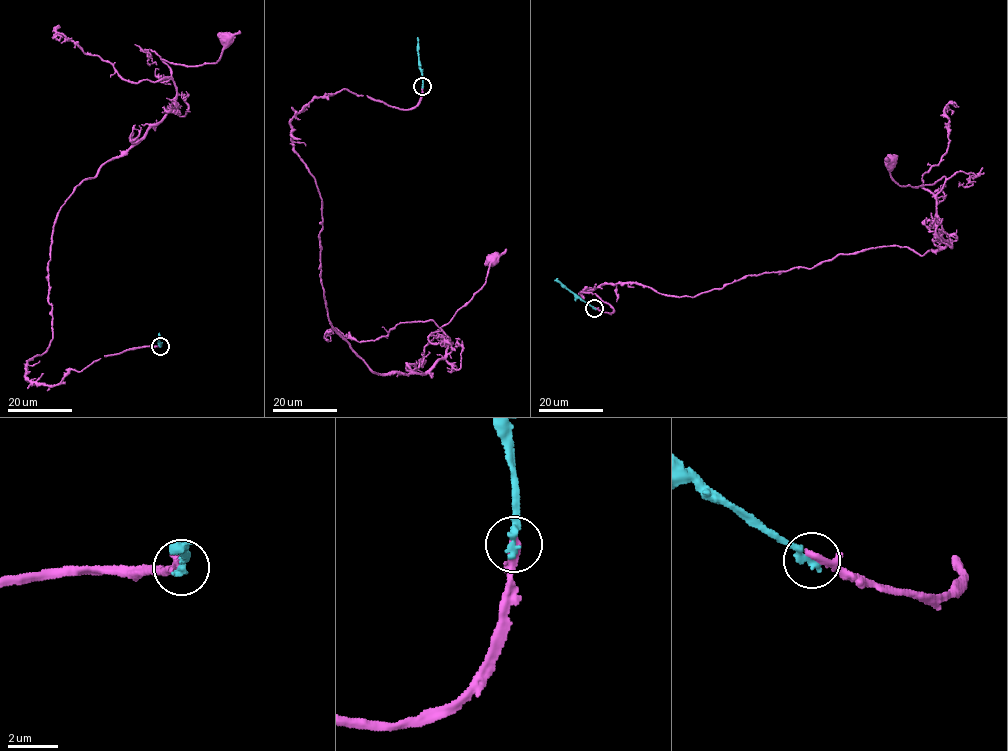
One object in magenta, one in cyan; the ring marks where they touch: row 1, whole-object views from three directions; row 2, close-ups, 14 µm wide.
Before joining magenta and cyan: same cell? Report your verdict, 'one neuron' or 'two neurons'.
one neuron

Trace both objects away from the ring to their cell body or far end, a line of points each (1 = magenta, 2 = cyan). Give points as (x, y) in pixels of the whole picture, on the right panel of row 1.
1: (595, 308), (614, 308), (580, 292), (610, 283), (696, 296), (939, 251), (945, 177), (903, 186), (890, 162)
2: (595, 308), (554, 280)

